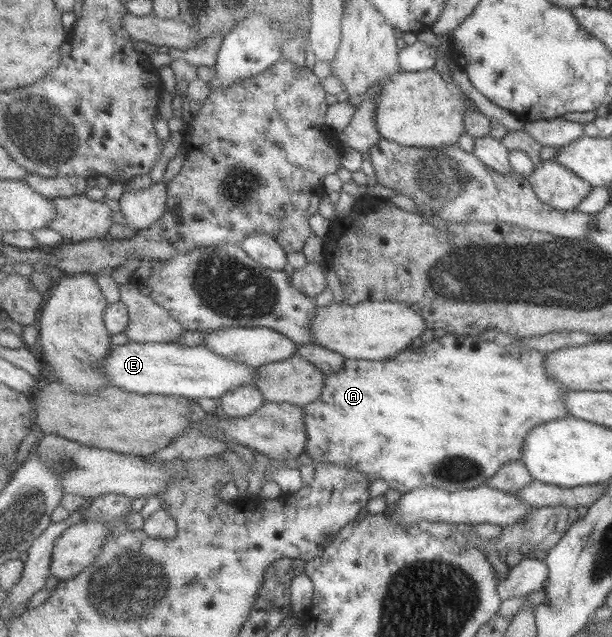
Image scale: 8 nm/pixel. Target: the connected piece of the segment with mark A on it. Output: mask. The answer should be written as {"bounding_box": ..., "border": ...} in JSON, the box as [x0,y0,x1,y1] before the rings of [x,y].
{"bounding_box":[303,335,567,494],"border":[[[444,335],[434,341],[424,342],[419,347],[396,352],[386,359],[370,361],[366,359],[343,359],[342,367],[336,372],[328,372],[324,378],[324,391],[315,402],[303,407],[306,413],[308,443],[306,453],[313,459],[313,464],[341,465],[346,469],[355,469],[371,481],[383,479],[388,485],[388,490],[395,490],[399,494],[412,491],[418,487],[433,487],[444,491],[458,491],[470,489],[487,482],[489,477],[496,473],[497,467],[508,461],[520,459],[520,448],[524,439],[536,425],[551,422],[558,418],[565,418],[567,409],[564,405],[564,389],[555,379],[547,377],[543,364],[544,353],[521,349],[516,339],[505,339],[503,342],[496,340],[482,342],[478,336]]]}

